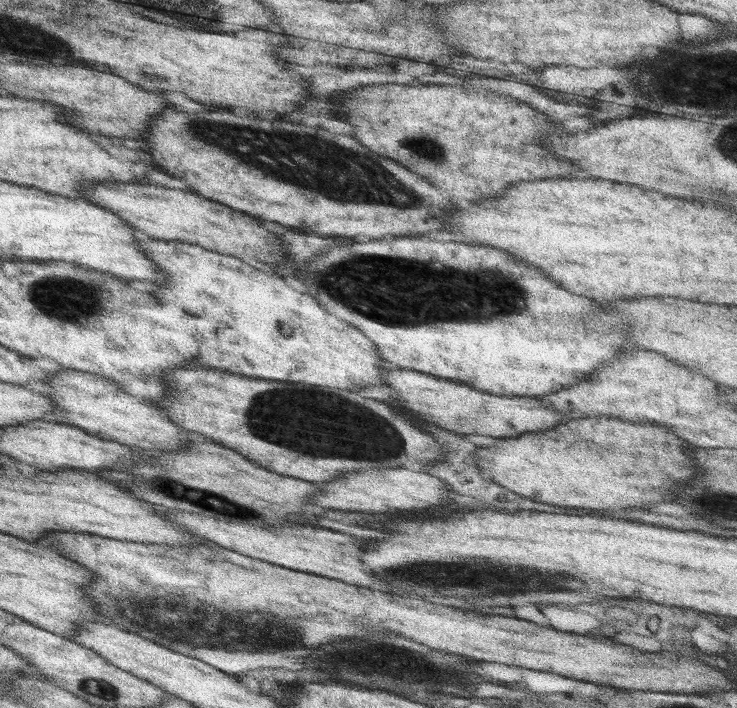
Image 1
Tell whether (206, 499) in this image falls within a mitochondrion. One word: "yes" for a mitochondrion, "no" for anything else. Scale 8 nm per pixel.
yes

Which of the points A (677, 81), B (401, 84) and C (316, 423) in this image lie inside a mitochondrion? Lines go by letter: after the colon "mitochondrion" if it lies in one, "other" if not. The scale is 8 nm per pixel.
A: mitochondrion
B: other
C: mitochondrion

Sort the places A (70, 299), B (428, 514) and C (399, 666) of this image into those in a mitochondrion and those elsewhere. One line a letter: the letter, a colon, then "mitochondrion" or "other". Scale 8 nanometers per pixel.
A: mitochondrion
B: other
C: mitochondrion

